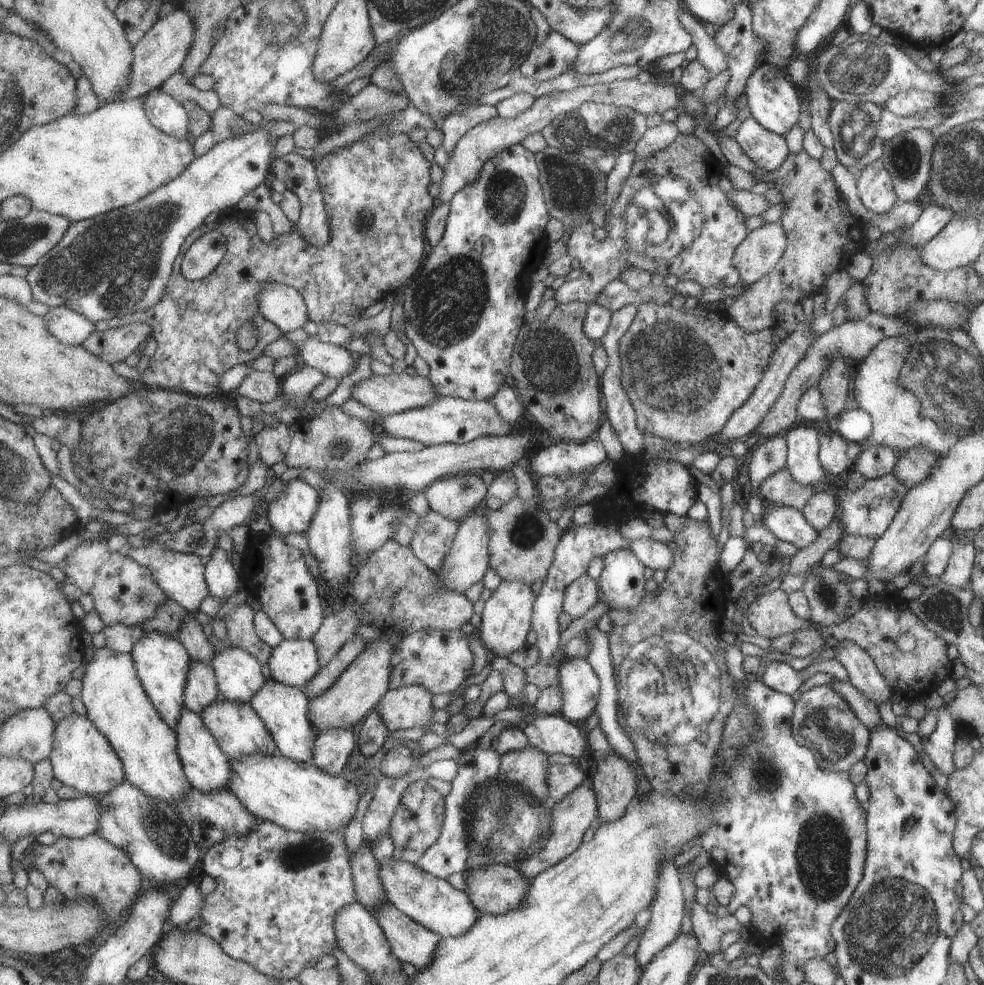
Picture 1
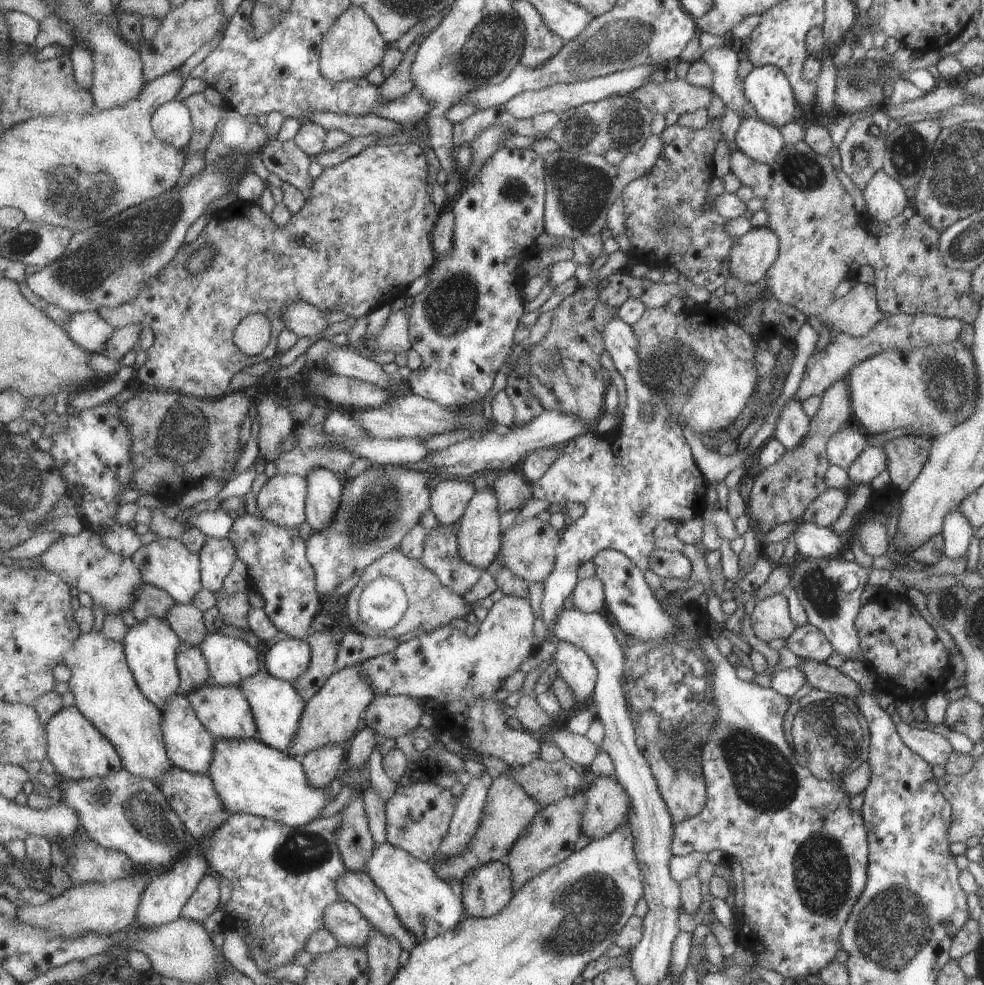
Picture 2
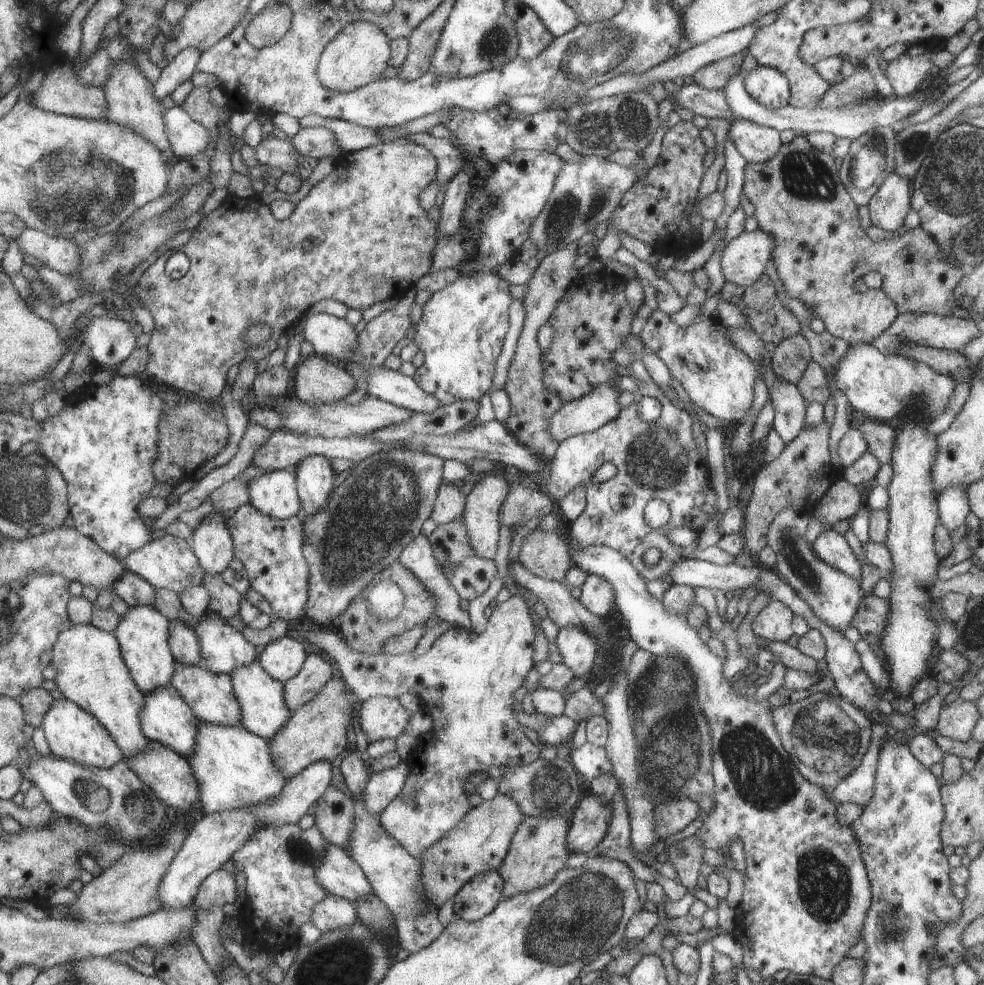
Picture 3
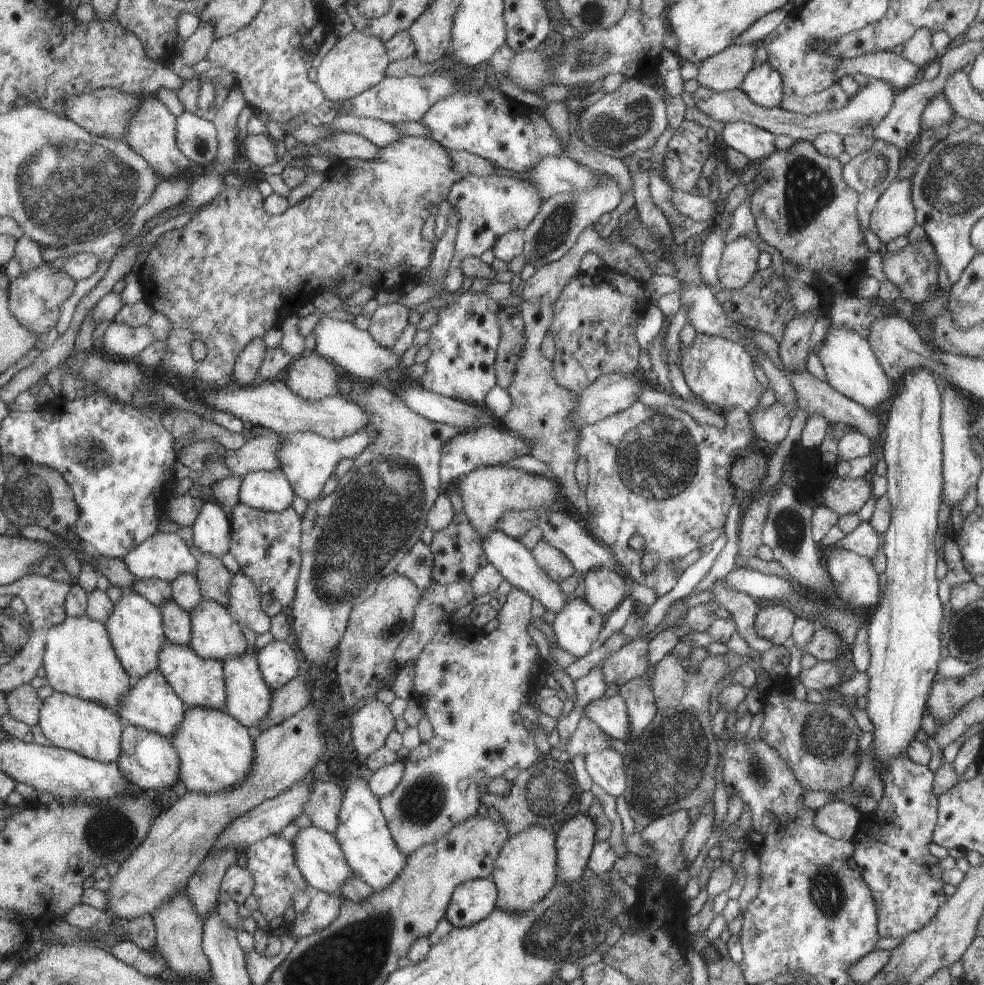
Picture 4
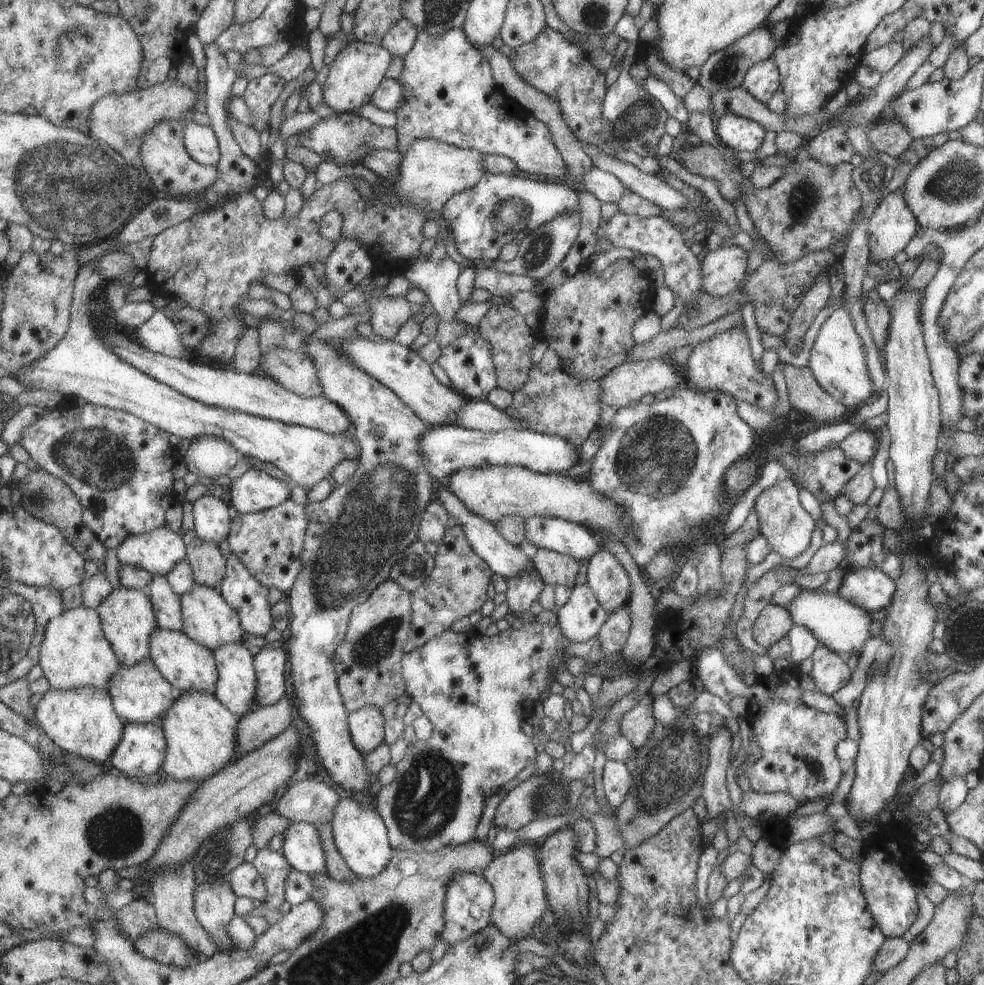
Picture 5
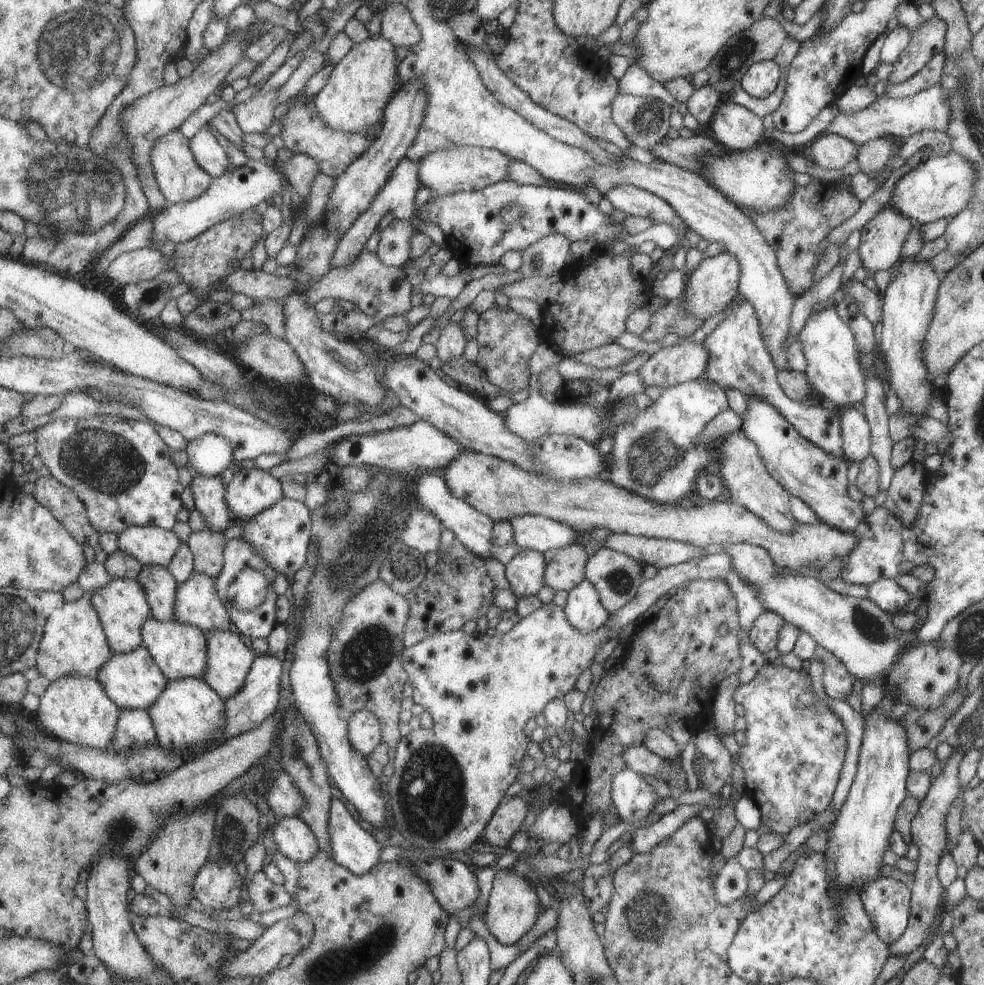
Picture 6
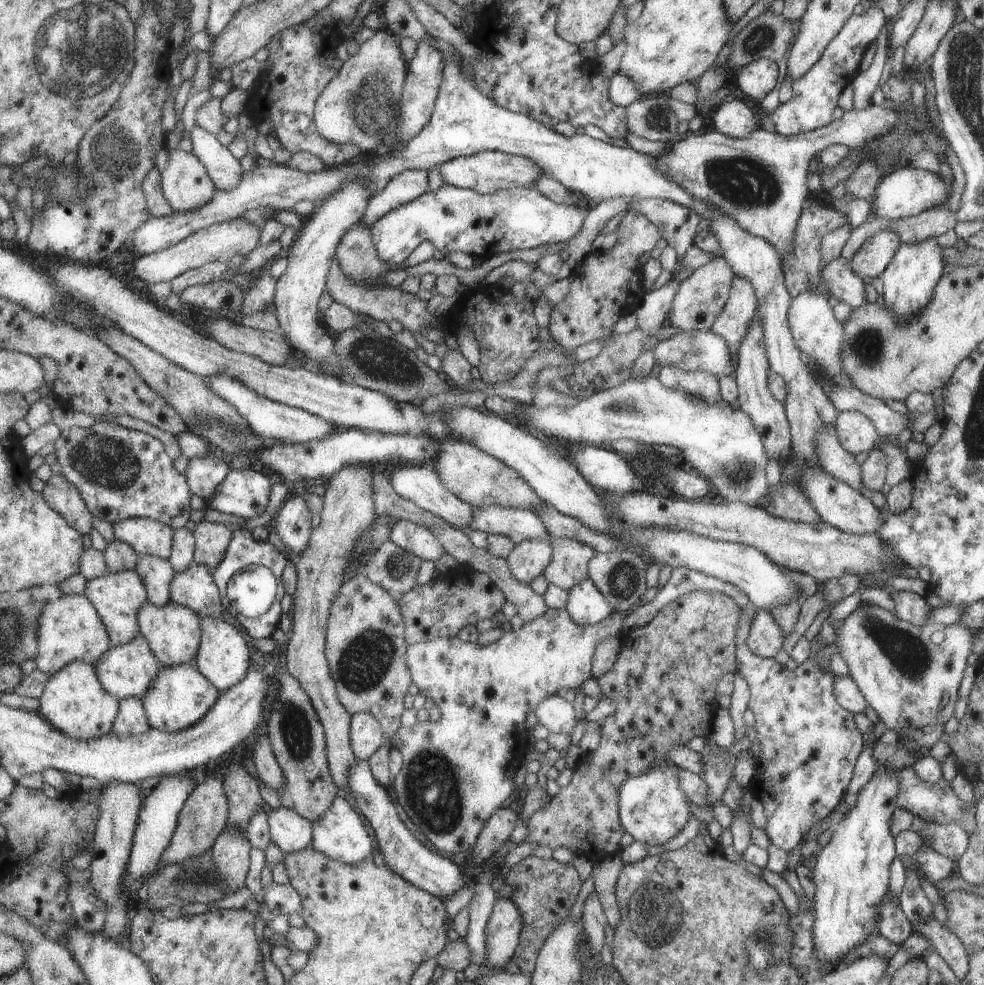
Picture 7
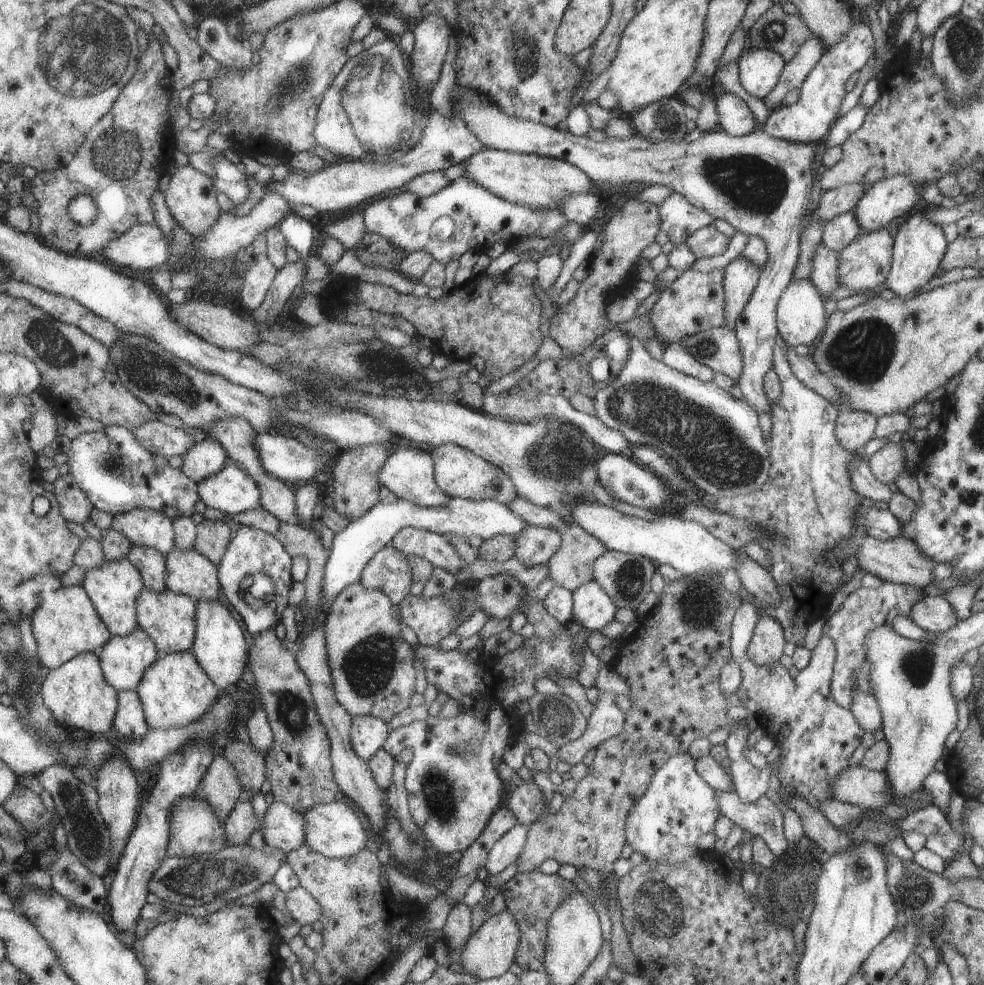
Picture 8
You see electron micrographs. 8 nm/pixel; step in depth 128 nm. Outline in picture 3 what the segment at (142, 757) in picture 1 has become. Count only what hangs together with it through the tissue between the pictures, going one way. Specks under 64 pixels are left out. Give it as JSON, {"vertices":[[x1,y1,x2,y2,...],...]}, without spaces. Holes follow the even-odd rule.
{"vertices":[[93,622,74,623,55,642,52,664,59,671,55,681,63,696,93,712,112,731,128,760,141,753,144,747,147,748,150,740,143,733,142,723,139,722,146,694,136,684,116,633,98,628]]}

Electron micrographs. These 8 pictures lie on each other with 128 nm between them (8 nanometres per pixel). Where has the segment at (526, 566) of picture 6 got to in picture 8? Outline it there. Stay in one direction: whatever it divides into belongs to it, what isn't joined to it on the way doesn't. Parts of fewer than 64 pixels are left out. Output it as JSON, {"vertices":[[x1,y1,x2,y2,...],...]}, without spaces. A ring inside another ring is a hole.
{"vertices":[[528,525,515,536,515,556,527,567,548,564,559,550,560,531,552,527]]}

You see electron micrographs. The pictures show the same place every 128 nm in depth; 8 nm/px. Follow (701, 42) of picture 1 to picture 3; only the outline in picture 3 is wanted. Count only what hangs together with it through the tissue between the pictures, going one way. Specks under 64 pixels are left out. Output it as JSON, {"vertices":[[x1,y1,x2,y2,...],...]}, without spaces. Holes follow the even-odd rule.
{"vertices":[[740,72,732,75,732,78,723,88,725,90,731,111,740,119,746,119,753,123,772,127,781,133,785,130,793,130,797,135,807,135,812,131,826,131,835,134,837,137,848,137,851,140,857,139,865,132,876,127,892,127,894,122,906,118,909,114,915,113,922,108,924,103,932,102,936,97,927,96,926,101,912,97,896,97,882,99,879,103,864,101,862,104,850,103,838,109,814,107,812,110,804,107,792,106,789,102,785,107,769,109,762,106,756,99,753,99,744,88,744,77]]}

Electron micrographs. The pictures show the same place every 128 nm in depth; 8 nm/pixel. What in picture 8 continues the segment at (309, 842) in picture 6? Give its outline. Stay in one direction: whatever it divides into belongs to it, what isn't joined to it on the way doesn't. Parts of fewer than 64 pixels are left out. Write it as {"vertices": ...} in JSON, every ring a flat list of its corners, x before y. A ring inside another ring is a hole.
{"vertices":[[274,801,267,805,261,820,266,845,289,853,305,843,305,822,302,813,289,804]]}

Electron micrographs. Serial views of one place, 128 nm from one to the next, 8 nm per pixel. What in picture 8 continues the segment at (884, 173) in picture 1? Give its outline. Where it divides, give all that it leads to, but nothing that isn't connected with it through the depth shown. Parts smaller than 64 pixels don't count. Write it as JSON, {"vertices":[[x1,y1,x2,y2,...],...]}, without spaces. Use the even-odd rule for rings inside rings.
{"vertices":[[886,227,878,231,862,232,847,247,838,252,838,282,842,286,852,288,857,293,870,291,884,283,891,272,894,260,895,237]]}

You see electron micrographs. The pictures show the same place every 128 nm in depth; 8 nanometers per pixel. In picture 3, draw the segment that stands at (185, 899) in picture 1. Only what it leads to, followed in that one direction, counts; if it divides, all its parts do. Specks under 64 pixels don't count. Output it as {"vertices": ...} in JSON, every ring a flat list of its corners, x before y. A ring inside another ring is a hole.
{"vertices":[[226,867,212,872,203,880,196,895,194,908,209,909,212,905,232,904,236,900,235,873]]}

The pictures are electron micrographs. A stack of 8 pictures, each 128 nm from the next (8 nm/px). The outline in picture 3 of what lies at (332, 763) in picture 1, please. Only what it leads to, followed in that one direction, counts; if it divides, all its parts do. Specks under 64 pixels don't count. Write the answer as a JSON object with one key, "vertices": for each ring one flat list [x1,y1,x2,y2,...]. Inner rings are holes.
{"vertices":[[319,760,295,777,288,779,283,791,271,801,260,801,257,805,204,814,192,826,176,860,172,862,164,880,161,881,159,897,163,902,162,907,181,909,192,906,203,880,208,875,228,866,232,855,244,847,261,827,286,823,296,825,308,808,318,802,320,796,331,786,330,780,332,780,332,761]]}

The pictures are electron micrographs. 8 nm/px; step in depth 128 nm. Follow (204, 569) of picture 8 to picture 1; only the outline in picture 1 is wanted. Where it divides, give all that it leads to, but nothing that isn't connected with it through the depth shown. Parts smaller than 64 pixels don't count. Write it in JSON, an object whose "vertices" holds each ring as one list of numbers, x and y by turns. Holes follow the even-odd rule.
{"vertices":[[228,646,215,652,212,660,217,689,222,698,249,703,266,678,260,660,246,649]]}

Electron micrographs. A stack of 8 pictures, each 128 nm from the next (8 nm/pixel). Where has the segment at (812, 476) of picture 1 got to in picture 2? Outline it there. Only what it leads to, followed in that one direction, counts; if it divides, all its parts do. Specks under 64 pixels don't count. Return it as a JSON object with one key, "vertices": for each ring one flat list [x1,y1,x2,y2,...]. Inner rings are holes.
{"vertices":[[790,397,785,401,772,435,790,450,802,442,808,432,811,418,804,412,800,399]]}

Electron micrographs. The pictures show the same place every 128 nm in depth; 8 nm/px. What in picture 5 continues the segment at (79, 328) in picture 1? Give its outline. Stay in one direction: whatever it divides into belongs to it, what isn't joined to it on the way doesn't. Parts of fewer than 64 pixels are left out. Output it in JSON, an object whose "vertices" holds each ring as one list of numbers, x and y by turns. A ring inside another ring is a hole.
{"vertices":[[158,309,133,334,136,340,147,349,172,358,193,360,196,356,194,349,187,348,180,339,180,333,162,310]]}

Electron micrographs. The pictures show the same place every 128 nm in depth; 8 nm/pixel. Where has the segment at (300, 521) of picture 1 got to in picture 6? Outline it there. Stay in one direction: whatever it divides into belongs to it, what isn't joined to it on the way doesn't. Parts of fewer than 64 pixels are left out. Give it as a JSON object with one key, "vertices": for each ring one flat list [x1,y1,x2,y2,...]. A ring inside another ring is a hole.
{"vertices":[[238,468,234,478,230,480,225,488,225,500,229,513,233,515,235,521,245,521,256,517,260,512,270,508,274,503,278,503,284,496,282,495,282,485,268,471,253,468,252,470]]}

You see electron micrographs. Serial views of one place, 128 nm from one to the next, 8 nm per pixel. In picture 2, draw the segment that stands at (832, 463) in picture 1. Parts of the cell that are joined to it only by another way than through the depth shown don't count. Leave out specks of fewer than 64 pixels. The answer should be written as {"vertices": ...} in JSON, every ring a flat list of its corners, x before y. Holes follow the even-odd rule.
{"vertices":[[849,424,835,432,828,440,827,457,832,465,847,468,858,458,858,455,868,446,867,438,860,430]]}

